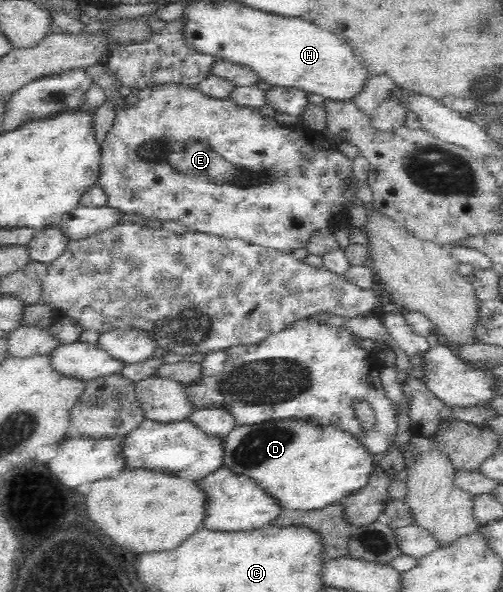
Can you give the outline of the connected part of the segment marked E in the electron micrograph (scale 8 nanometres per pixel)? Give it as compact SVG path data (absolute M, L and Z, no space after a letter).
M167 82L161 84L152 84L151 86L146 86L146 88L140 92L139 94L139 102L132 106L124 105L122 108L119 108L117 111L117 116L115 117L113 126L111 130L108 130L107 136L104 138L103 142L100 144L101 147L101 164L98 178L98 185L105 191L105 194L108 196L108 205L113 208L117 208L123 213L126 214L141 214L141 216L145 216L145 218L153 218L157 220L179 220L187 226L189 232L193 233L205 233L209 235L219 236L223 239L240 239L244 242L251 243L252 245L257 245L260 247L265 247L268 249L275 249L283 251L284 253L291 253L293 250L297 250L297 248L305 248L306 244L310 242L311 238L319 231L323 229L331 230L333 227L339 226L339 224L345 224L346 228L351 225L349 222L349 204L355 200L355 198L359 197L355 194L355 190L351 188L351 184L345 184L345 182L349 182L349 178L351 178L352 172L352 160L347 155L343 154L336 144L329 143L327 141L325 134L322 131L315 131L311 128L308 128L303 123L299 124L298 121L295 122L294 125L285 126L281 124L274 117L265 117L261 116L261 112L257 108L251 108L250 106L241 106L237 105L237 103L231 101L230 99L215 99L210 98L209 96L203 94L201 90L199 90L197 85L187 85L187 84L179 84L178 82Z

